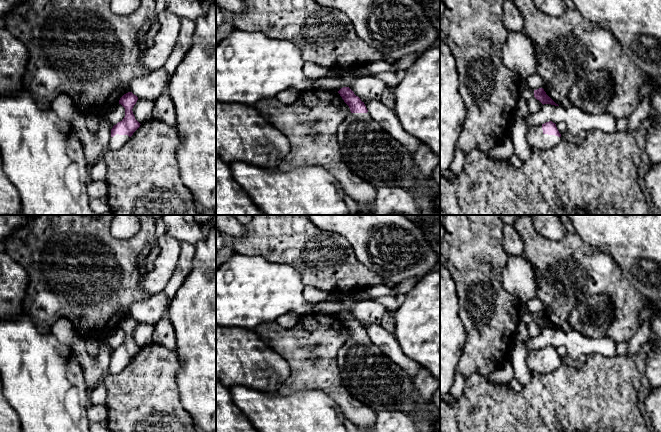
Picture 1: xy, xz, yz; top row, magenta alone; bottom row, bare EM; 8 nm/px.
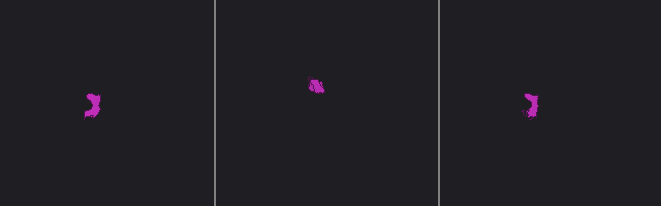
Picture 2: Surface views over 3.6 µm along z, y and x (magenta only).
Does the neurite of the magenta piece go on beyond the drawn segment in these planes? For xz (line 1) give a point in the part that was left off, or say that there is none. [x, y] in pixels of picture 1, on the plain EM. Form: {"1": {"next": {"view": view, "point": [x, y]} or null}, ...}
{"1": {"next": {"view": "xz", "point": [366, 372]}}}

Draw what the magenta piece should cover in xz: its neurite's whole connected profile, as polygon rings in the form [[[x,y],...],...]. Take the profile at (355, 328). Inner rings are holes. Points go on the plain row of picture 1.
[[[349,311],[341,312],[338,317],[351,335],[338,352],[338,367],[343,386],[376,413],[386,410],[403,412],[413,417],[420,416],[417,407],[421,399],[413,380],[403,368],[392,362],[371,342],[364,326]]]

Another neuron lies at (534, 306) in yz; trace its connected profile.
[[[537,297],[527,302],[524,306],[532,314],[537,314],[544,311],[544,306]]]

